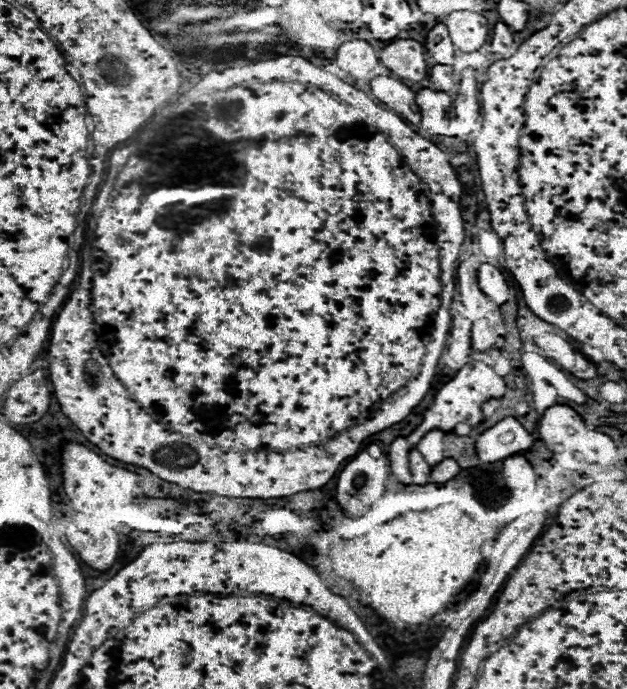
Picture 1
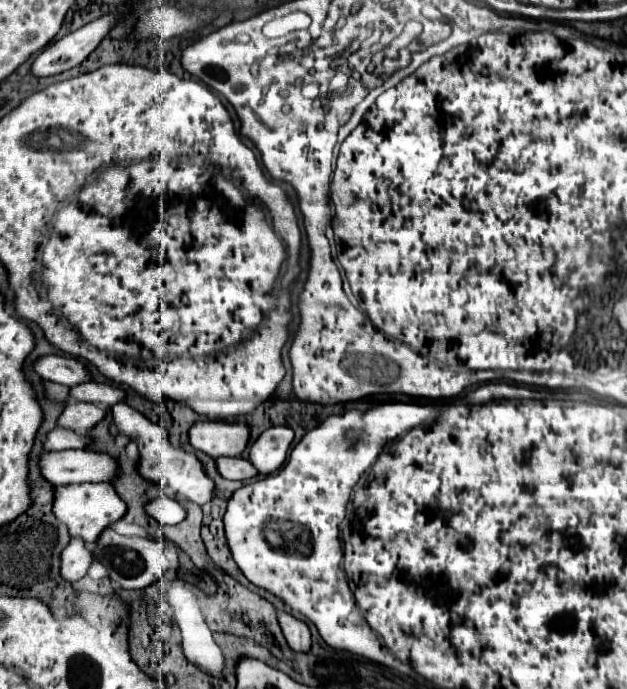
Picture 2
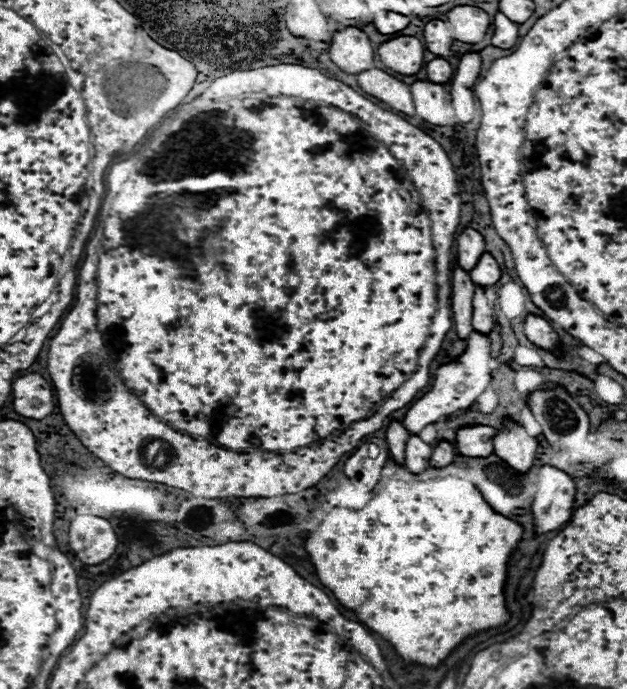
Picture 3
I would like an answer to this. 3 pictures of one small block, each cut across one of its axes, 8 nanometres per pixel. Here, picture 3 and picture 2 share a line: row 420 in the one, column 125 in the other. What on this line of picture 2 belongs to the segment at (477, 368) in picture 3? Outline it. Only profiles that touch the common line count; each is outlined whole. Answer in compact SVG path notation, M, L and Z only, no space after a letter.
M120 402L112 408L112 416L114 416L114 426L118 428L118 432L130 440L136 440L138 450L140 450L140 474L148 480L158 482L160 486L170 486L176 494L196 502L196 504L206 504L208 500L214 498L214 490L216 484L212 478L208 478L202 462L192 454L192 452L184 452L180 448L174 448L168 440L168 430L162 428L160 424L154 424L152 420L148 420L144 414L140 414L138 410L130 408L128 404Z

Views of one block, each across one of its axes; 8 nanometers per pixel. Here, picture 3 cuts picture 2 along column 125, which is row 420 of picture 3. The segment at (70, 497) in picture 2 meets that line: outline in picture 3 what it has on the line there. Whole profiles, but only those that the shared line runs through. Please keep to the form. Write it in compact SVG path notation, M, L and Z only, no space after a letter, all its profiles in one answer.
M504 418L502 428L494 436L494 454L502 456L512 468L518 468L518 472L528 472L534 454L536 454L538 440L528 436L524 426L516 424L512 418Z

